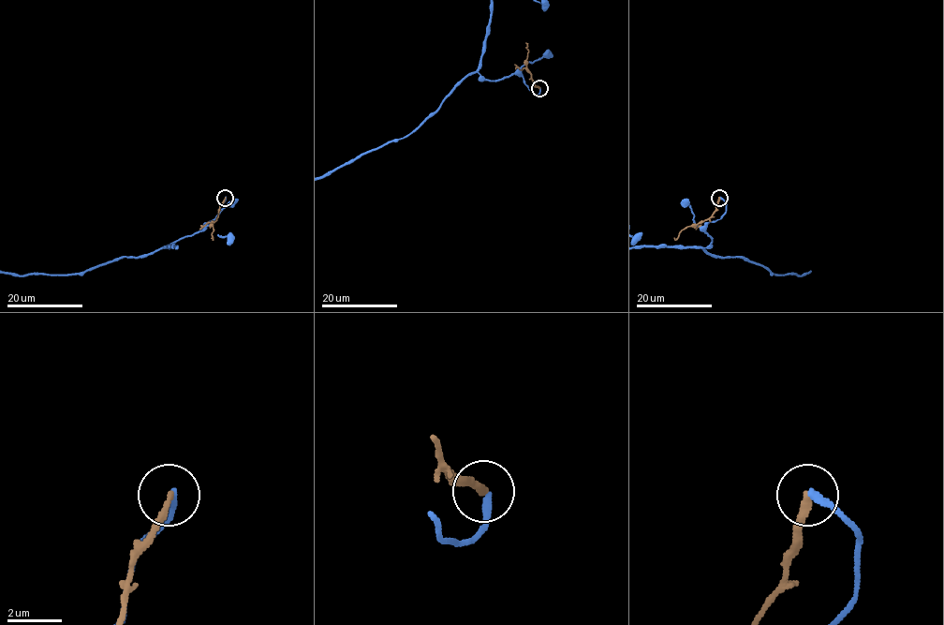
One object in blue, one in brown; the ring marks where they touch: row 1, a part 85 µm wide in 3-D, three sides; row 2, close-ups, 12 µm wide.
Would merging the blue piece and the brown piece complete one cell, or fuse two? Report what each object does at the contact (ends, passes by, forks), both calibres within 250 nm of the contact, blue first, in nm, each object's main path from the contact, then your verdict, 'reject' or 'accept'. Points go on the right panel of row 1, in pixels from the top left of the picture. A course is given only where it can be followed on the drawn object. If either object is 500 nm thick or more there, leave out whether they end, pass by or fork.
blue ends; brown ends; calibres 280 and 280 nm; course brown (719, 198), (716, 210), (709, 217), (686, 226), (674, 238); reject

